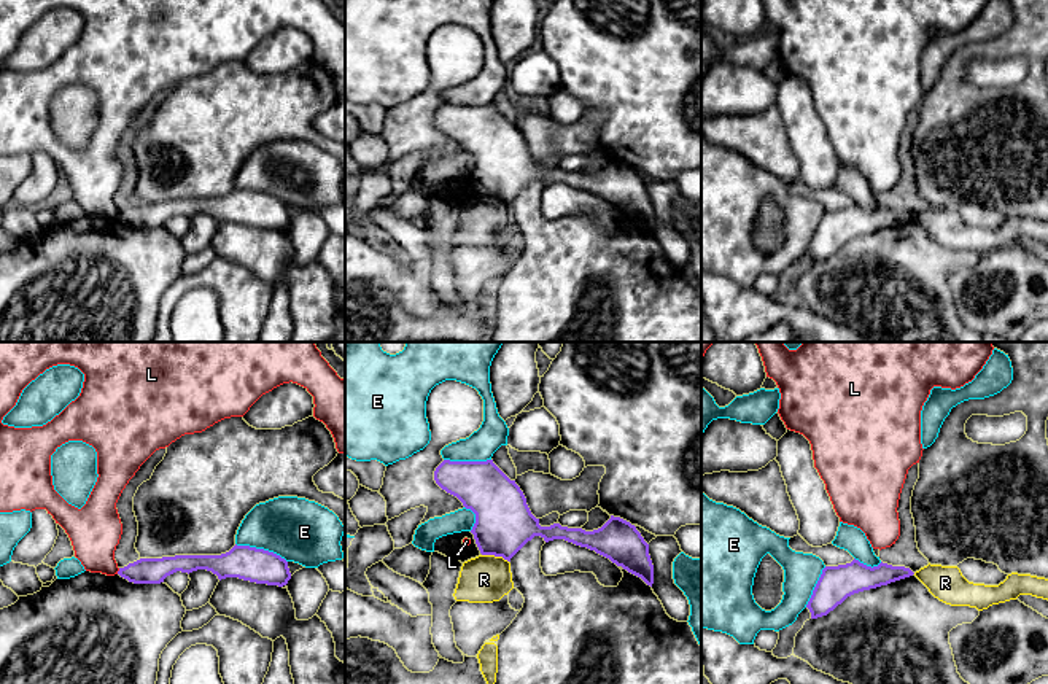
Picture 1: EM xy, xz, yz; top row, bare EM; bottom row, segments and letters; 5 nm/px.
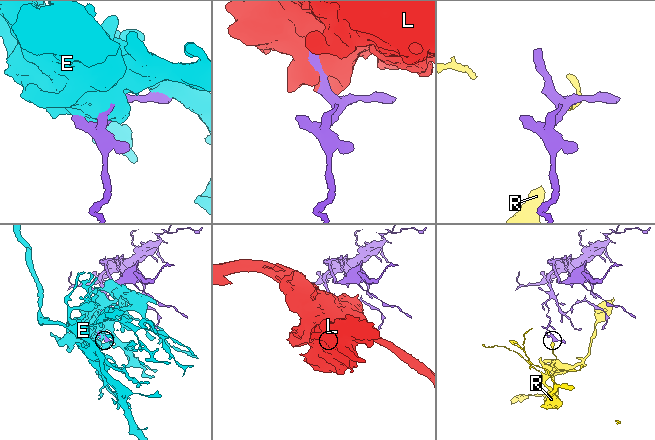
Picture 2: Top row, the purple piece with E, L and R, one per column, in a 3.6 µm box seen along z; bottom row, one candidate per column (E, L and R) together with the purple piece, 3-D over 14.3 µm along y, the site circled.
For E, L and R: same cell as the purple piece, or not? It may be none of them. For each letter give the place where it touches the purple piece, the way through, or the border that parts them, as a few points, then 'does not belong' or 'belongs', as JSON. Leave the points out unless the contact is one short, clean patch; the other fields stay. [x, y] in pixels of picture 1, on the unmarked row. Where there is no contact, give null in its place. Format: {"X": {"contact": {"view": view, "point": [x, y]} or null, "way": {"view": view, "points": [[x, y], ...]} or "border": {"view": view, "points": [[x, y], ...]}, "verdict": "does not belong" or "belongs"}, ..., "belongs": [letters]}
{"E": {"contact": {"view": "xy", "point": [261, 193]}, "verdict": "does not belong"}, "L": {"contact": {"view": "xy", "point": [118, 215]}, "verdict": "does not belong"}, "R": {"contact": {"view": "xz", "point": [495, 199]}, "border": {"view": "xz", "points": [[482, 198], [503, 201], [508, 205]]}, "verdict": "does not belong"}, "belongs": []}

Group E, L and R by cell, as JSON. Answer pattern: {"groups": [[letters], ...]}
{"groups": [["E"], ["L"], ["R"]]}

